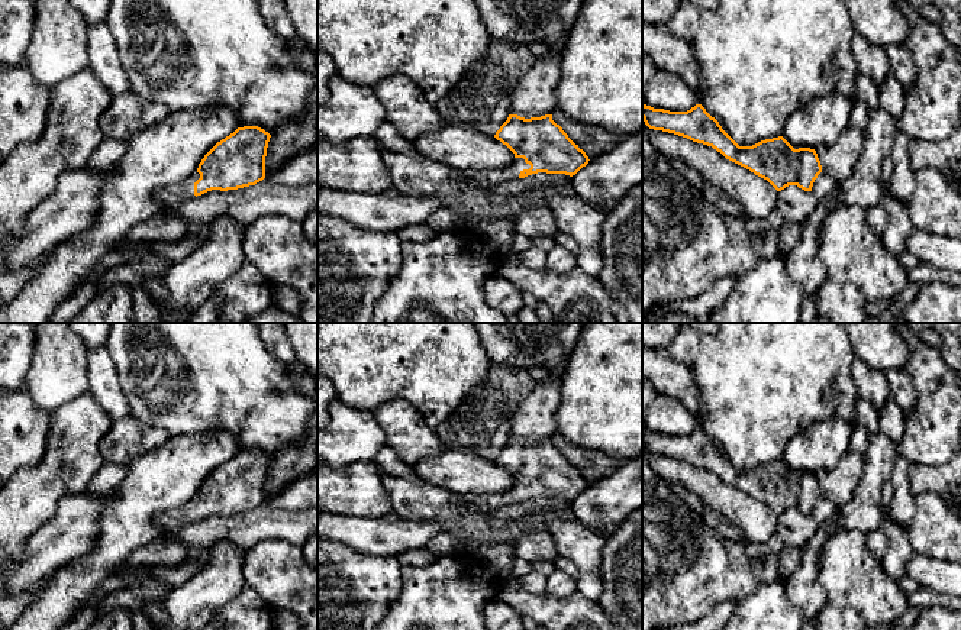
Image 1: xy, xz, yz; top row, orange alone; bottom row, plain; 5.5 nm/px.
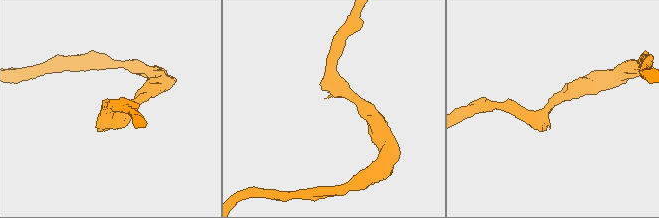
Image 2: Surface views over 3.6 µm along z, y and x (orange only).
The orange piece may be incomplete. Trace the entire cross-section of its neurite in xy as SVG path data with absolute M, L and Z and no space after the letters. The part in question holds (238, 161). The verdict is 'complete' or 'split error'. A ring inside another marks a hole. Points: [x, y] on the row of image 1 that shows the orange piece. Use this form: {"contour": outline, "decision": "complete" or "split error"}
{"contour": "M258 126L238 127L217 142L187 180L161 188L155 197L170 206L194 198L212 190L238 190L265 178L265 156L271 135Z", "decision": "split error"}

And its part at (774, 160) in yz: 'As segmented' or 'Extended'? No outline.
As segmented

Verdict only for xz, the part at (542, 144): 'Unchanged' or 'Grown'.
Grown

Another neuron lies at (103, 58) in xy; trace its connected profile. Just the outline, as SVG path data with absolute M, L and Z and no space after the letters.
M106 23L88 26L86 46L87 67L112 96L130 93L130 83L122 65L117 43Z

